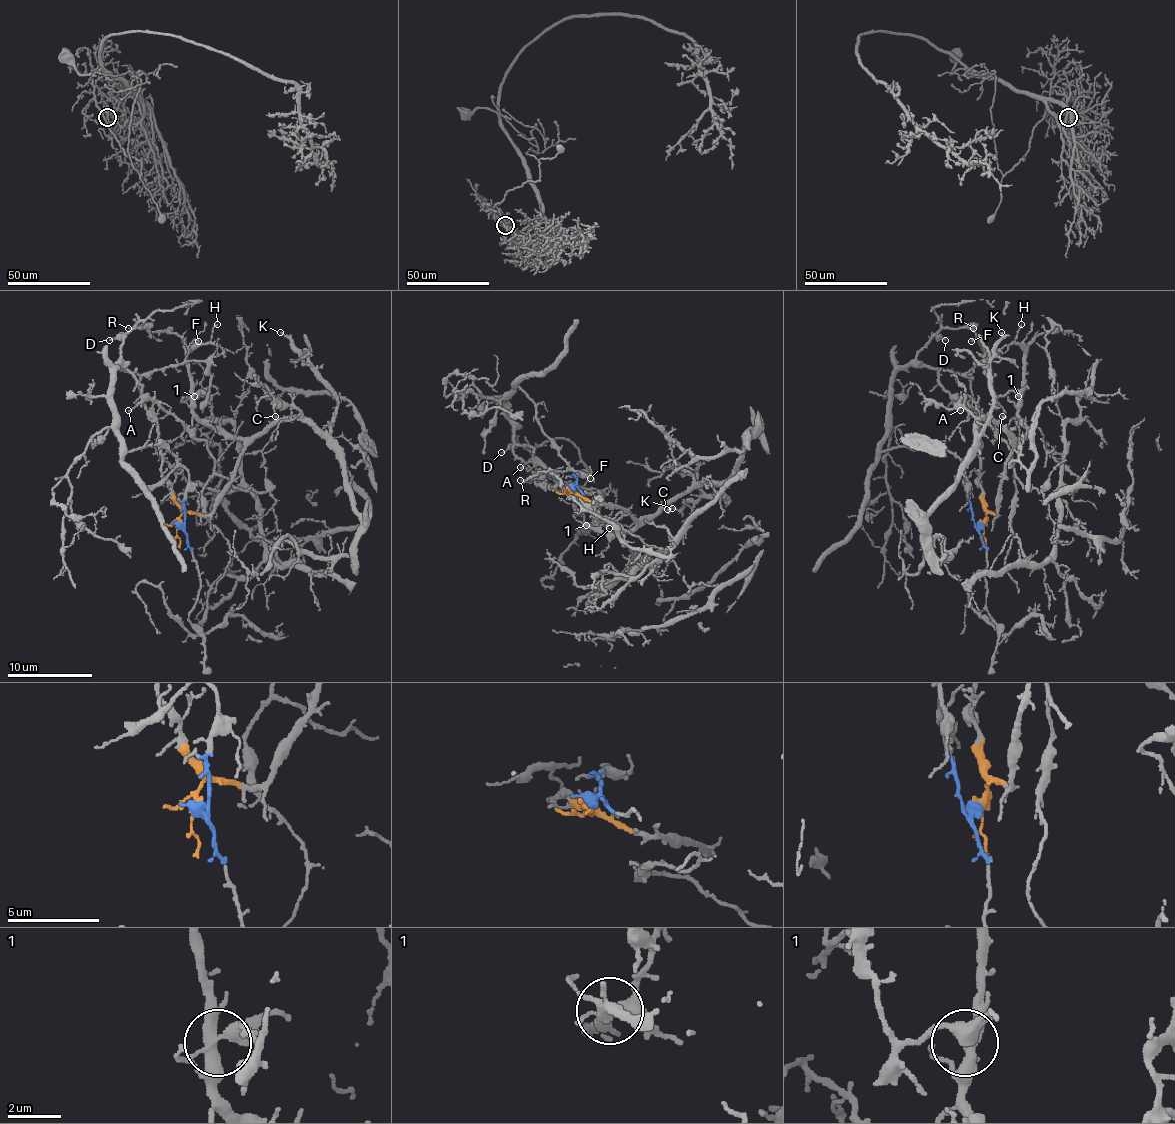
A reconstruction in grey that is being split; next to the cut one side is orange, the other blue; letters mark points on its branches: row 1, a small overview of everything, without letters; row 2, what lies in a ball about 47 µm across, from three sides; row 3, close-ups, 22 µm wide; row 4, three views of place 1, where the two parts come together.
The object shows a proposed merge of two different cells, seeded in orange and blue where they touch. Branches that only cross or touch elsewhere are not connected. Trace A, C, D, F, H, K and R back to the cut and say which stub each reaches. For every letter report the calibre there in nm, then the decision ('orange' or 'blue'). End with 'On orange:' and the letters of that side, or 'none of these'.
A: 120 nm | blue
C: 140 nm | orange
D: 120 nm | blue
F: 130 nm | blue
H: 120 nm | orange
K: 90 nm | orange
R: 140 nm | blue
On orange: C, H, K

